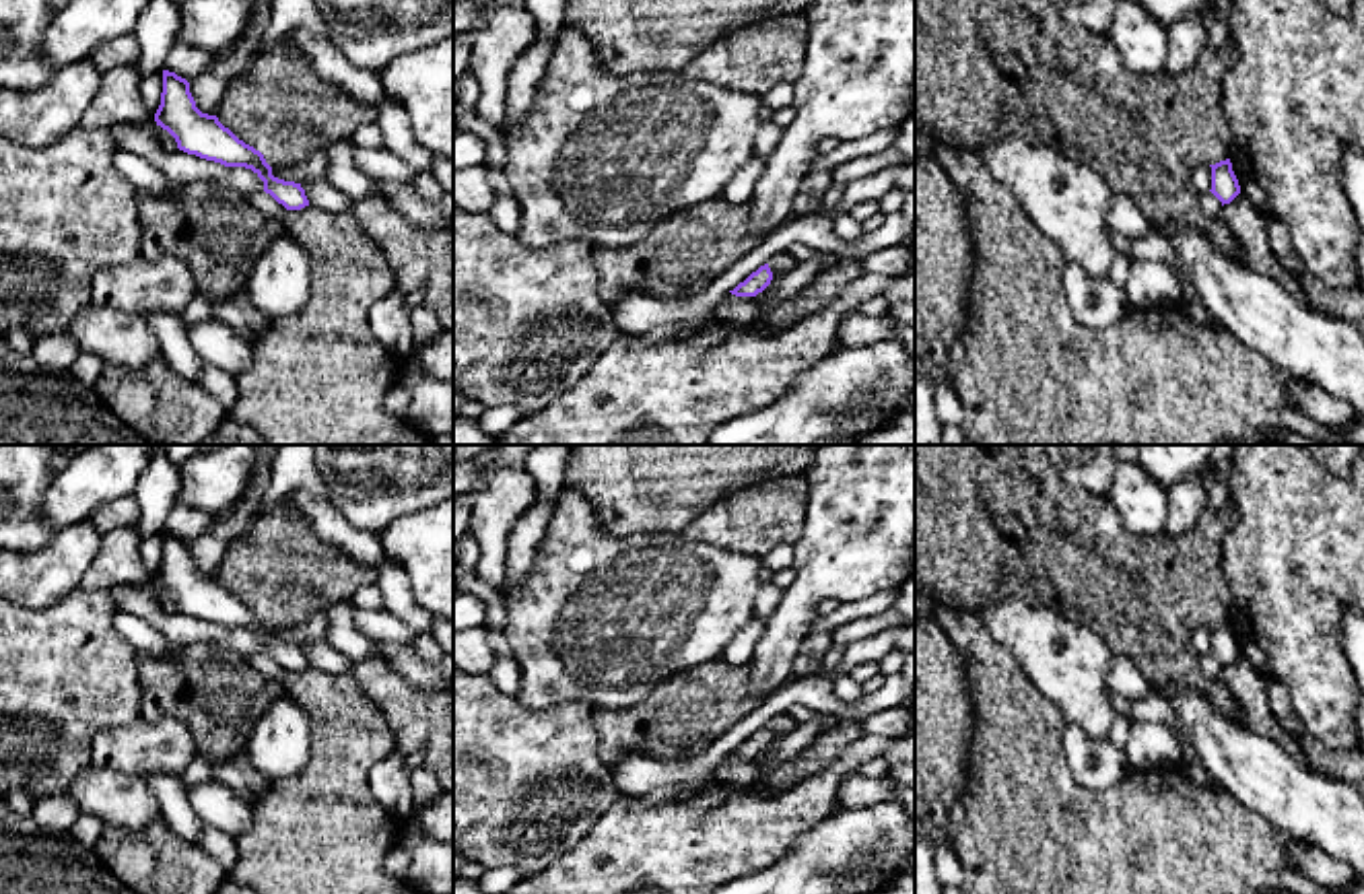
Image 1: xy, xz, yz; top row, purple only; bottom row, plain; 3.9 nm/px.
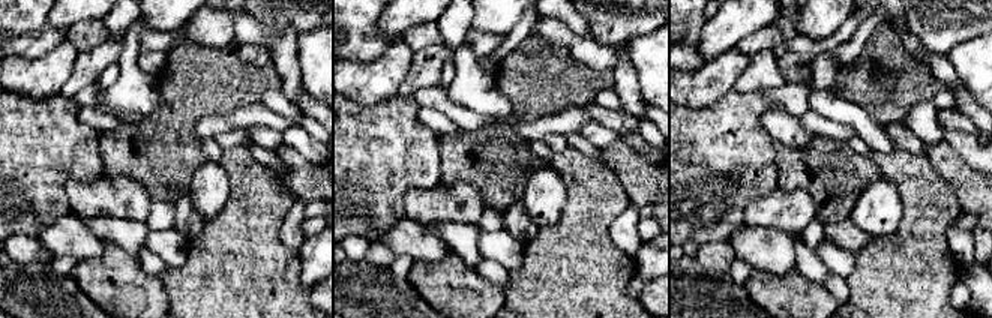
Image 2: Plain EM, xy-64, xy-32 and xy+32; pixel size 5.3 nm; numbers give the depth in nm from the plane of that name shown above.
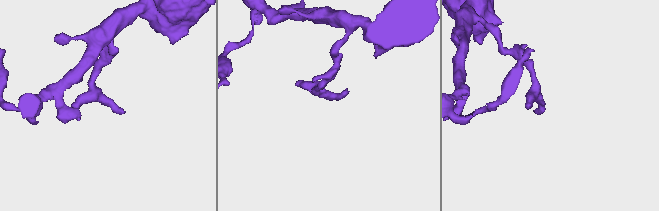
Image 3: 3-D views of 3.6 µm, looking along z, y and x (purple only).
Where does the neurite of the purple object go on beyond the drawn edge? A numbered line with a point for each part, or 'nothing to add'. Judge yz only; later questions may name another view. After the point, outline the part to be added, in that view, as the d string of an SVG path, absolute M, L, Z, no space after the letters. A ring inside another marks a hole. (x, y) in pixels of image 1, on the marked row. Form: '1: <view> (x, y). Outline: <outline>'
nothing to add

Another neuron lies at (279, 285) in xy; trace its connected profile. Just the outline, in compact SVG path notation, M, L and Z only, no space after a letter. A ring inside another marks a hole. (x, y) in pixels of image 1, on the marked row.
M278 233L243 286L270 321L297 315L311 290L309 255L288 235Z

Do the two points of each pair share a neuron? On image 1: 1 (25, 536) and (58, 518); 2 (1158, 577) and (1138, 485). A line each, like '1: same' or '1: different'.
1: different
2: different

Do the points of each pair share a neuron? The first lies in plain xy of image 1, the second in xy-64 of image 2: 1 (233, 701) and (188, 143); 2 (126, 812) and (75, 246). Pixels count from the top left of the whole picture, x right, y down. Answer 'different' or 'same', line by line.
1: same
2: same

